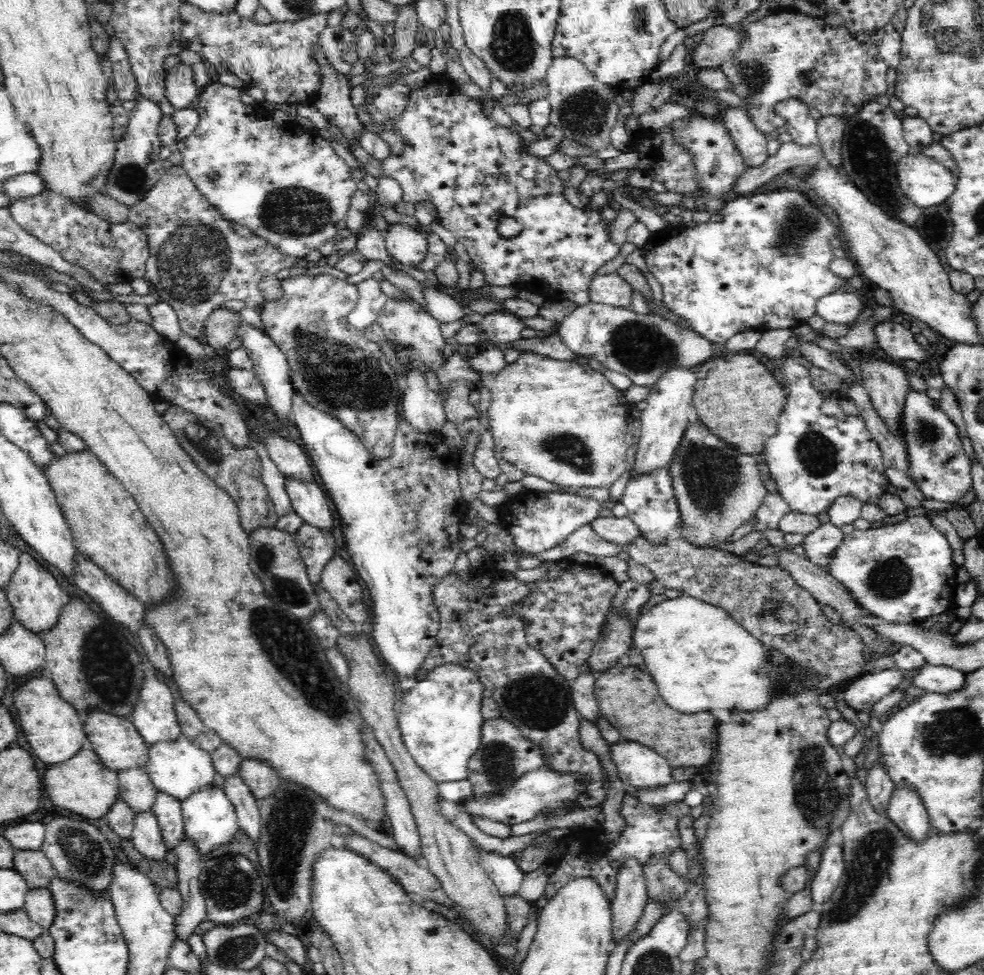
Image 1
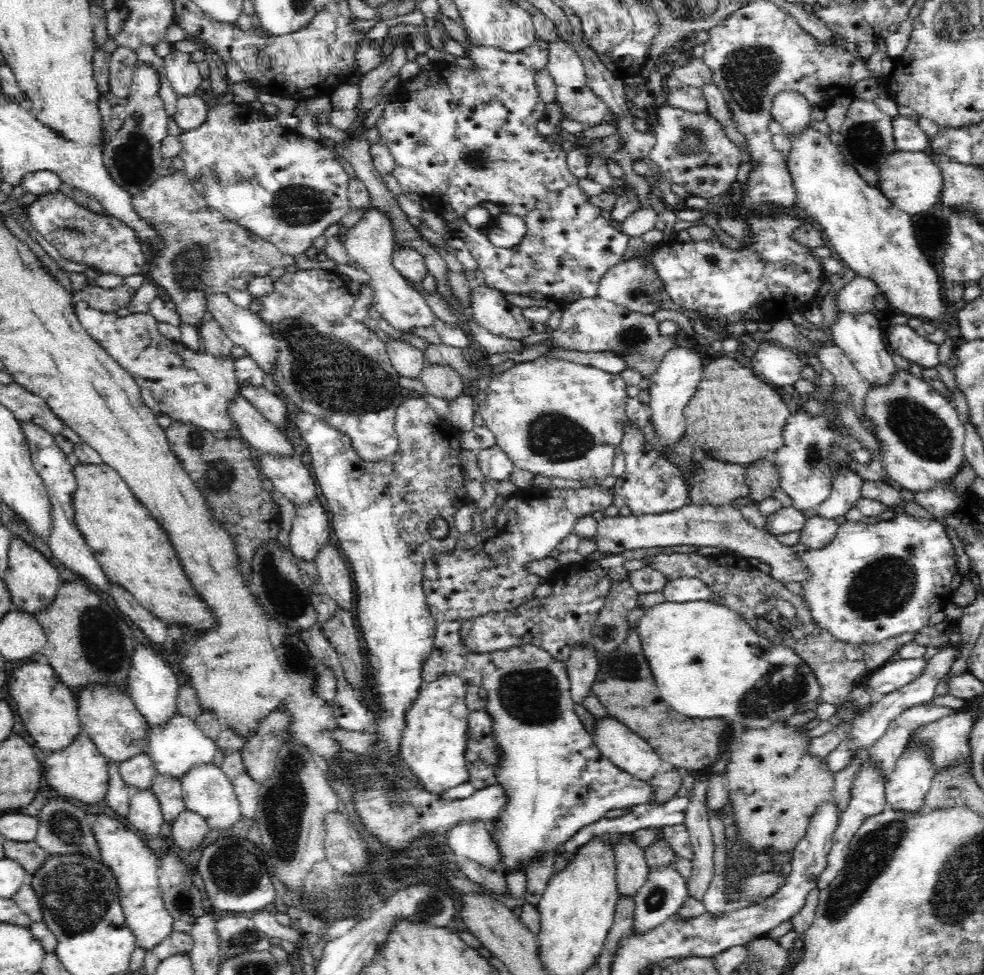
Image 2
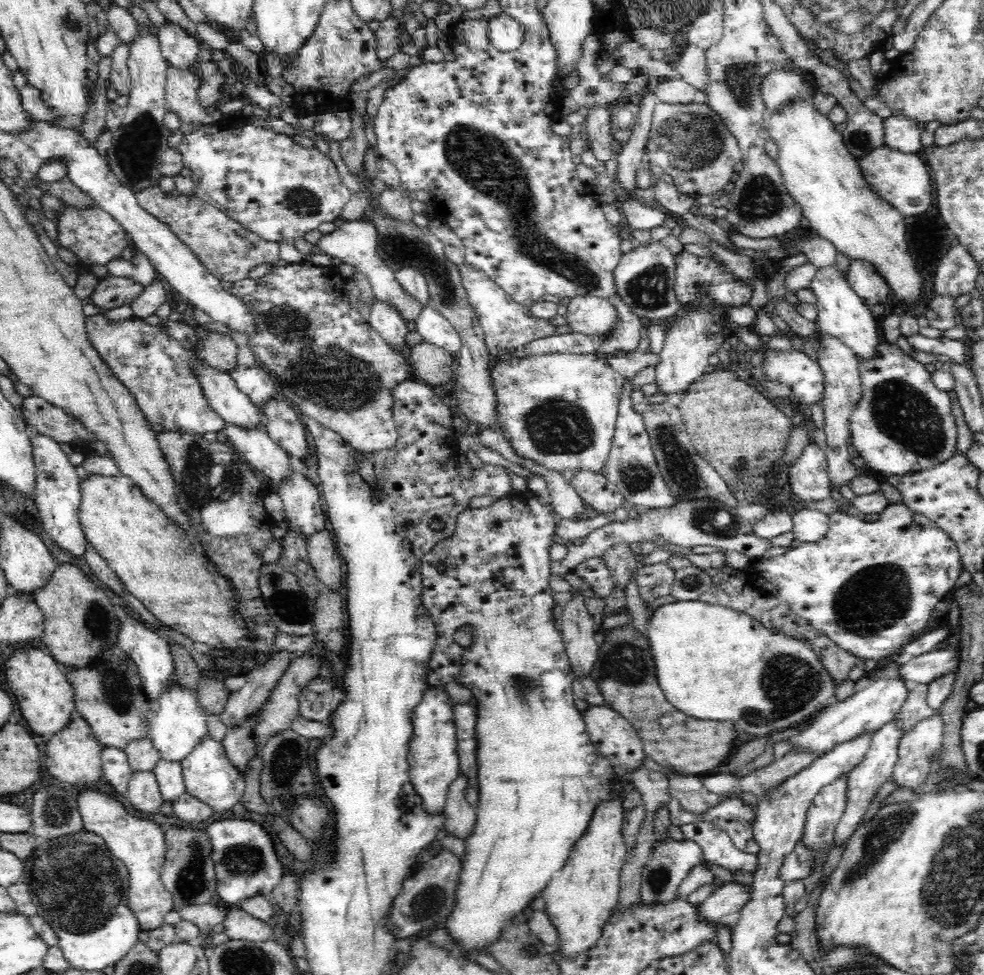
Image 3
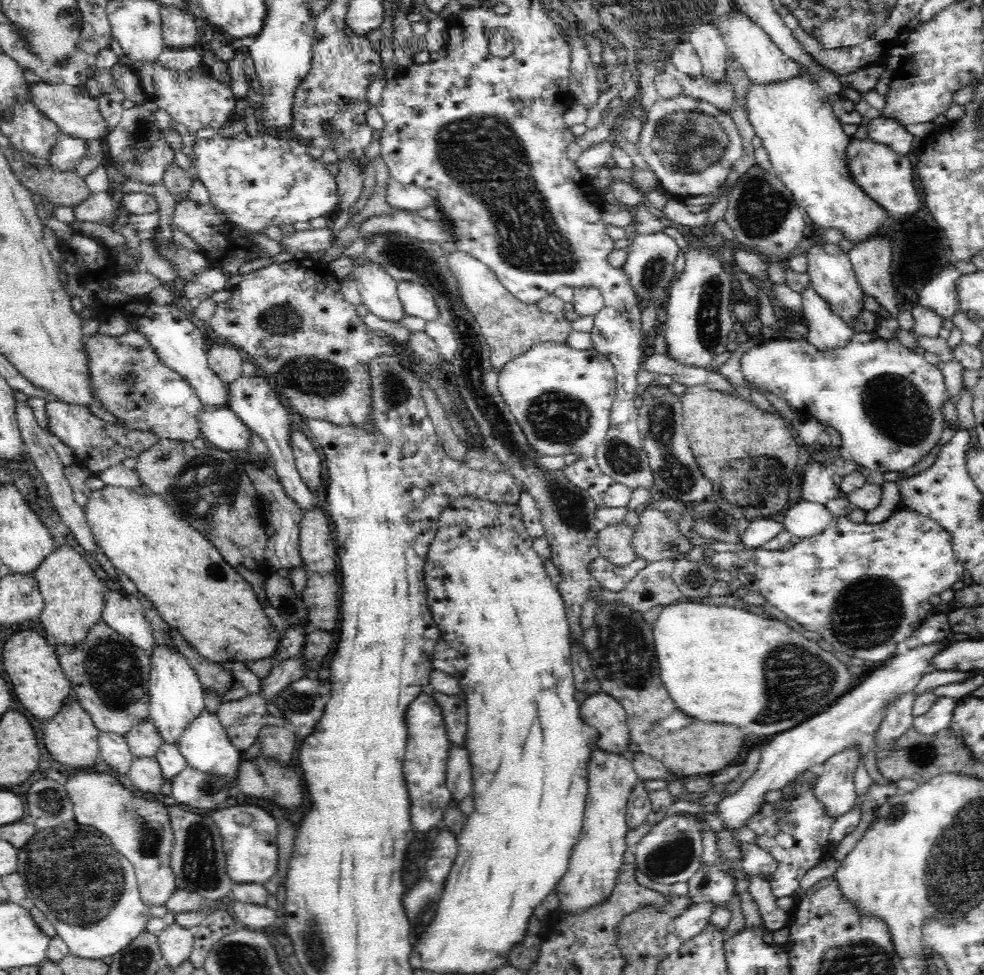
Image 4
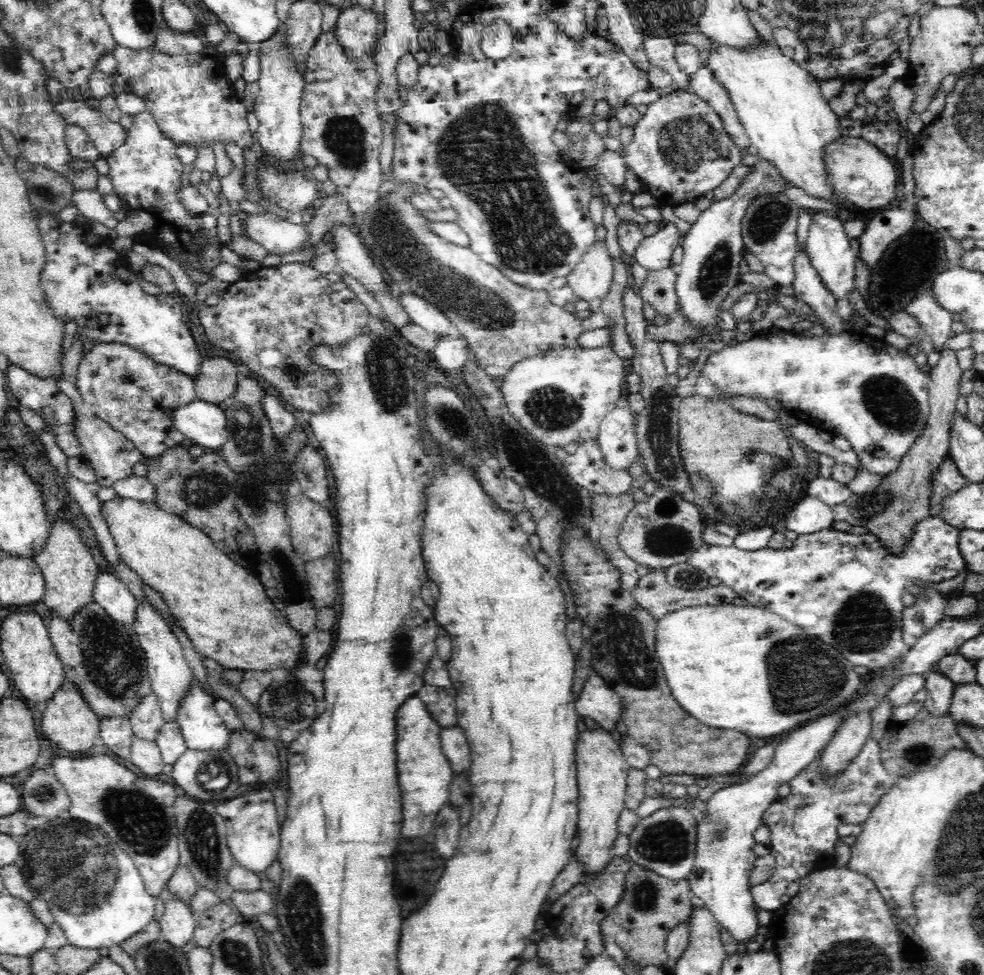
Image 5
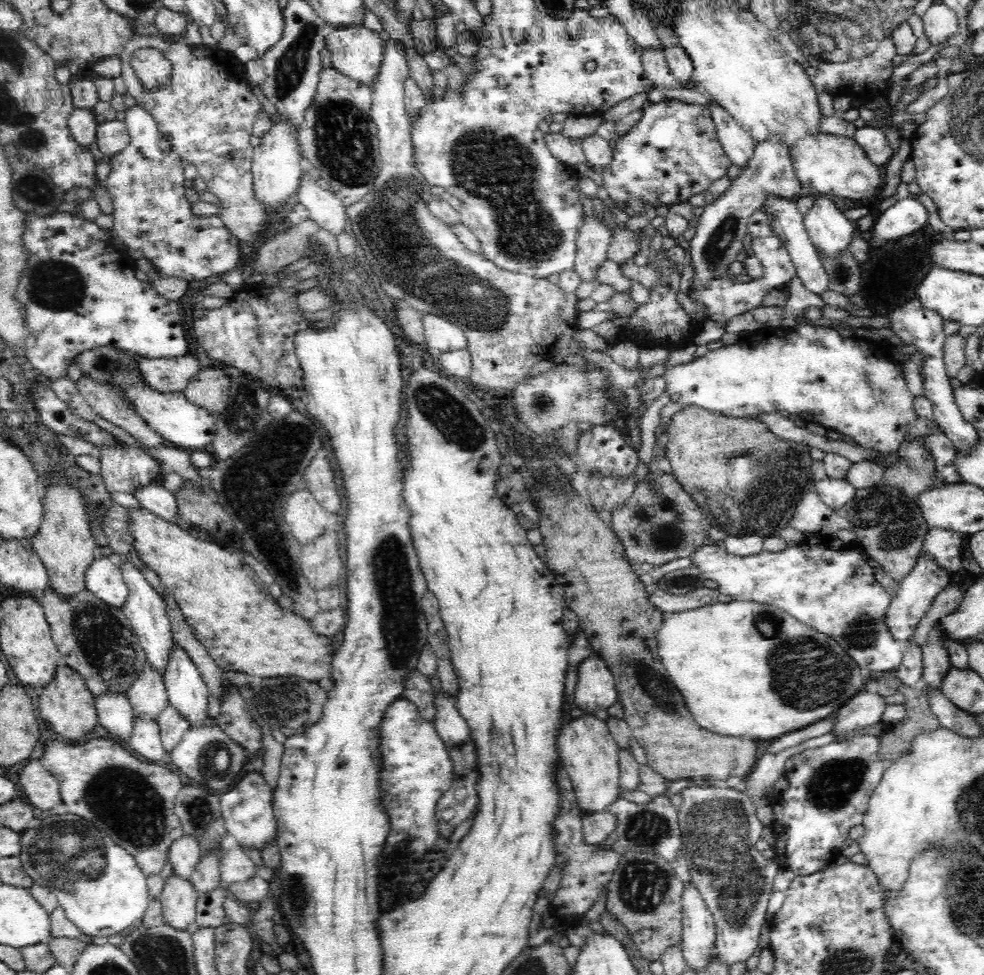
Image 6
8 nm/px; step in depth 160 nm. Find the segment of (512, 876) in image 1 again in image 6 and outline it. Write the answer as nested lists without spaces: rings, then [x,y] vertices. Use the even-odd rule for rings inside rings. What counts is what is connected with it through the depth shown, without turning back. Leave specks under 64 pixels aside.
[[[437,692],[434,707],[436,707],[436,717],[432,720],[432,724],[445,742],[446,748],[450,751],[464,744],[470,736],[470,728],[458,713],[455,699]]]

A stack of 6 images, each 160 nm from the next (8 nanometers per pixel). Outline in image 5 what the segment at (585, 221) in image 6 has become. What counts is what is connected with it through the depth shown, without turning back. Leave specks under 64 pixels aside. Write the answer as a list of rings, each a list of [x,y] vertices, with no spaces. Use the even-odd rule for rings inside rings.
[[[606,241],[594,242],[584,252],[583,260],[567,276],[567,285],[578,298],[586,302],[606,297],[612,284],[612,262]]]

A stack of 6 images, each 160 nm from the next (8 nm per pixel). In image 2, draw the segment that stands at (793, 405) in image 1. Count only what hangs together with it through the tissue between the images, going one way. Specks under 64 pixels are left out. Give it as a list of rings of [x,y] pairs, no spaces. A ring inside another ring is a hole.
[[[758,342],[758,349],[751,357],[753,373],[770,377],[782,386],[798,382],[801,360],[795,350],[785,349],[778,344]],[[798,401],[795,414],[788,418],[788,424],[784,428],[784,445],[777,453],[770,457],[780,473],[779,486],[790,496],[792,507],[796,510],[808,510],[817,508],[822,504],[830,490],[832,490],[832,474],[834,468],[830,467],[829,454],[833,444],[844,449],[853,460],[859,464],[870,464],[870,452],[862,445],[862,442],[846,430],[846,424],[836,426],[834,417],[829,411],[810,415],[802,409],[802,402]]]

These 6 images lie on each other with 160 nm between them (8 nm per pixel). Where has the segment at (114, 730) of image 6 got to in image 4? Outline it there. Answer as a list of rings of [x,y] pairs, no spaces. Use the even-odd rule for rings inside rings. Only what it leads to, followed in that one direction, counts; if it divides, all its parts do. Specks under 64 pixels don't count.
[[[102,732],[99,735],[99,751],[100,762],[107,762],[112,770],[117,770],[122,776],[128,774],[135,756],[130,752],[124,735]]]

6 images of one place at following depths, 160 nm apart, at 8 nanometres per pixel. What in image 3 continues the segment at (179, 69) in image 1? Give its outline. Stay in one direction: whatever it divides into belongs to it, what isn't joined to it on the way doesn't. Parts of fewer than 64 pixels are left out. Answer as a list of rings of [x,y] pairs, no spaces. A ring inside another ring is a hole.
[[[166,21],[166,24],[159,28],[158,38],[162,56],[172,68],[188,68],[188,66],[198,63],[197,54],[202,45],[197,41],[197,36],[188,35],[180,25],[174,25]]]

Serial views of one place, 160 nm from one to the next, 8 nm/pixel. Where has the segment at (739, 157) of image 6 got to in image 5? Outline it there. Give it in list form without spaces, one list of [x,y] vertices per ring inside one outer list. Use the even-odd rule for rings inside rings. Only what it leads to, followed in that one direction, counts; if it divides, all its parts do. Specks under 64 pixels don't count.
[[[701,66],[694,74],[691,74],[688,91],[697,94],[722,117],[728,135],[741,150],[751,144],[745,132],[745,126],[736,114],[734,105],[731,104],[730,97],[723,92],[722,88],[719,88],[718,84],[715,84],[714,77],[711,76],[709,70]]]

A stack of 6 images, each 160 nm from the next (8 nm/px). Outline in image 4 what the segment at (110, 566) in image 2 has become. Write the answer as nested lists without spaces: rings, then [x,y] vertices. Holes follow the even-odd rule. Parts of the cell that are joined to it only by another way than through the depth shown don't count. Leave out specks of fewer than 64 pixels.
[[[144,484],[127,489],[105,485],[93,490],[85,506],[85,517],[95,541],[116,570],[124,572],[152,603],[166,623],[187,640],[200,655],[215,664],[274,658],[279,653],[282,635],[264,613],[253,586],[222,558],[212,542],[185,520],[178,518],[162,497]]]

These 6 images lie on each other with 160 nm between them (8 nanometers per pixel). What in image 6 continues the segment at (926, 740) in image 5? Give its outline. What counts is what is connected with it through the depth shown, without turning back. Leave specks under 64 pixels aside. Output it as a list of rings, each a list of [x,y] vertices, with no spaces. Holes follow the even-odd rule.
[[[902,683],[897,691],[905,697],[903,705],[906,707],[907,716],[900,722],[894,723],[892,728],[879,738],[881,758],[892,762],[898,760],[902,754],[910,752],[912,740],[918,734],[941,728],[941,723],[930,708],[927,692],[910,688]]]

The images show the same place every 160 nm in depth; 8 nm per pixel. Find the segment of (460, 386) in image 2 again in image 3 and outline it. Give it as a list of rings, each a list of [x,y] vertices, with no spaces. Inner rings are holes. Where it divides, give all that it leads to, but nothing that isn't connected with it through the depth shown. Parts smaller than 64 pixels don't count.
[[[429,342],[412,344],[410,364],[414,379],[428,385],[448,384],[454,372],[453,354]]]

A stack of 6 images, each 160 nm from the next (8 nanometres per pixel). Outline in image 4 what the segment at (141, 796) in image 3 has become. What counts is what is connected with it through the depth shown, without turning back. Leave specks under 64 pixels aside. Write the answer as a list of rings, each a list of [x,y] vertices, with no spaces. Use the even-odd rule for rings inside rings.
[[[142,756],[142,758],[134,757],[127,775],[134,789],[142,792],[142,794],[154,795],[161,792],[164,778],[155,756],[152,756],[152,758],[146,758],[145,756]]]

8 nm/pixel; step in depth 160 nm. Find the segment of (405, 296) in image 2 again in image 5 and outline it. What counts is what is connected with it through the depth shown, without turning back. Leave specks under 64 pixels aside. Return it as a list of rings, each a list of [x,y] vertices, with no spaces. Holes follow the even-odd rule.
[[[248,216],[248,234],[254,243],[262,244],[269,254],[283,257],[298,251],[308,240],[304,224],[287,222],[280,216]]]

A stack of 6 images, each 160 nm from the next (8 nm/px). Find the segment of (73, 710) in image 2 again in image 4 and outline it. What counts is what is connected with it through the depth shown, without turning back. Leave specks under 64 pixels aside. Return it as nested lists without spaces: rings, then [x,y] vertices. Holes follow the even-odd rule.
[[[22,630],[12,634],[2,652],[4,670],[12,682],[11,690],[14,691],[18,702],[40,722],[50,720],[62,706],[64,699],[73,691],[70,680],[60,667],[59,658],[54,656],[56,653],[56,648],[50,648],[46,638],[36,630]]]

